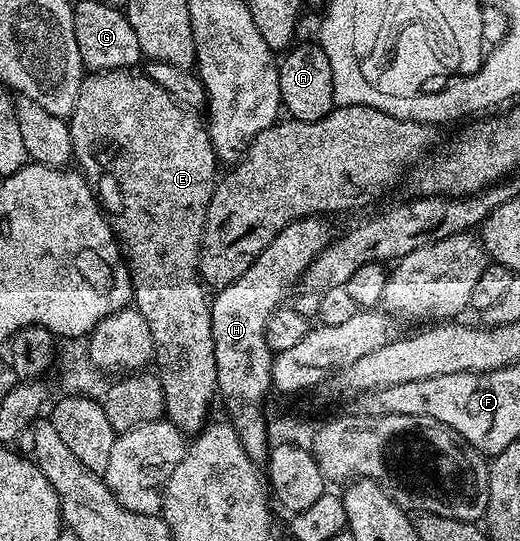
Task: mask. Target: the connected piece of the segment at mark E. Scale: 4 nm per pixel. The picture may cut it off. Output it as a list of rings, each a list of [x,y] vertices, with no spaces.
[[[130,68],[88,72],[81,83],[81,91],[77,91],[77,107],[73,107],[69,118],[71,151],[74,160],[79,160],[78,168],[91,179],[101,176],[104,169],[119,184],[123,210],[113,217],[113,228],[127,262],[127,272],[131,275],[133,305],[145,323],[149,323],[153,335],[153,365],[165,391],[166,420],[172,421],[185,435],[203,432],[218,387],[210,323],[212,302],[199,276],[205,211],[215,190],[217,158],[206,124],[195,117],[198,116],[192,110],[180,105],[153,83],[146,72]]]

